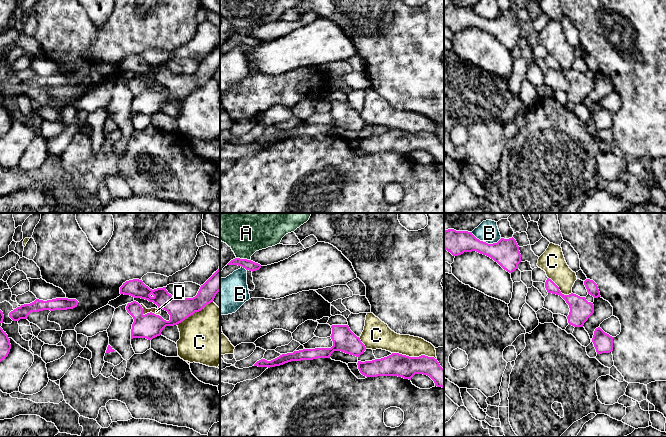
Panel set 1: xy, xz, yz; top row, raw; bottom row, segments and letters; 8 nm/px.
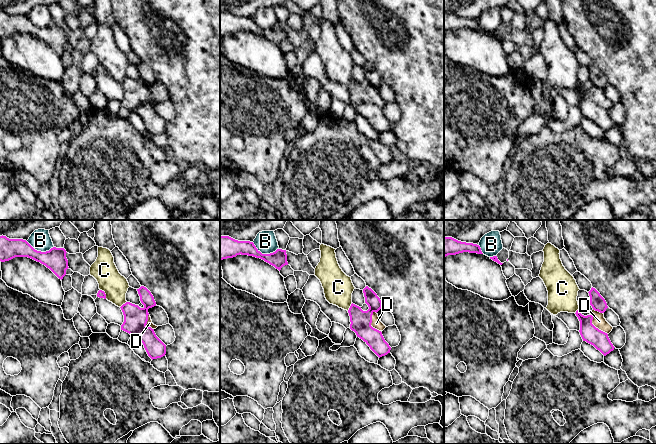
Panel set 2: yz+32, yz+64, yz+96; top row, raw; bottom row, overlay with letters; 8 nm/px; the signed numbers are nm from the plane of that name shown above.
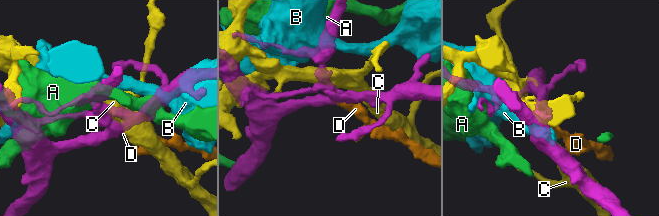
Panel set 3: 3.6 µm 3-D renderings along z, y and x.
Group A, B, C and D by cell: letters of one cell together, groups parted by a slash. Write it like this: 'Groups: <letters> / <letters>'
Groups: A / B / C / D

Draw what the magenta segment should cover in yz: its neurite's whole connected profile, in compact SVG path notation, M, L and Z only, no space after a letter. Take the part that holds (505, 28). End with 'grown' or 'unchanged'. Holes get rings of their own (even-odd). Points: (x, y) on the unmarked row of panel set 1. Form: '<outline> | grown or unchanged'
M448 5L444 7L444 25L453 32L476 27L490 33L509 49L518 45L521 38L519 22L513 13L488 20L477 15L472 8Z | unchanged

